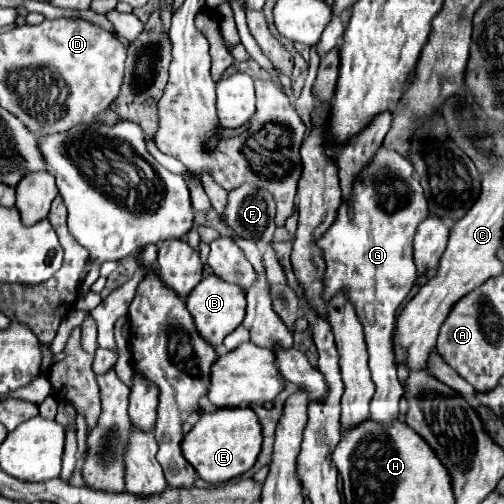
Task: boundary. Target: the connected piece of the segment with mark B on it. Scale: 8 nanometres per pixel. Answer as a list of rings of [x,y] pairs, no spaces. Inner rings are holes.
[[[206,276],[196,288],[194,292],[190,292],[190,296],[186,298],[186,306],[188,312],[194,318],[196,330],[198,334],[212,344],[214,348],[218,348],[222,344],[222,340],[242,324],[244,320],[244,308],[246,308],[246,292],[234,284],[226,284],[224,280],[218,280],[218,276]]]

